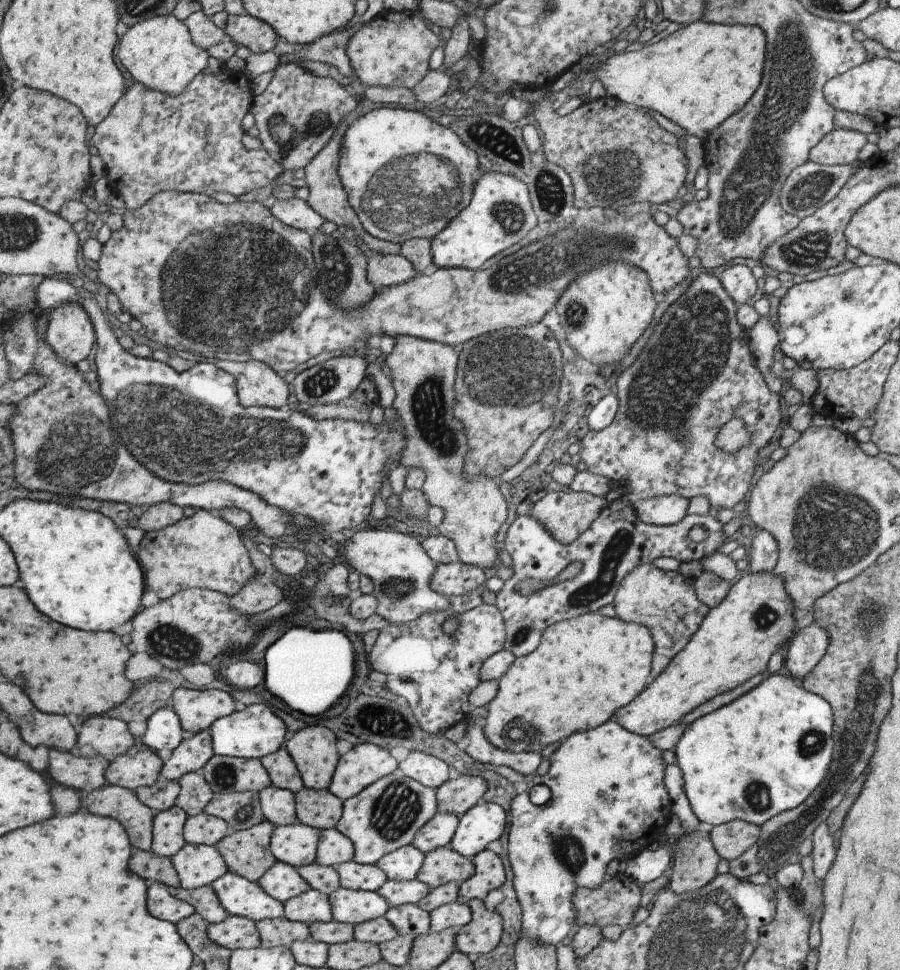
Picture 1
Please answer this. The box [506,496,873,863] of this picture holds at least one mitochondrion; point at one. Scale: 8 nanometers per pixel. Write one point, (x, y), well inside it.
(534, 615)

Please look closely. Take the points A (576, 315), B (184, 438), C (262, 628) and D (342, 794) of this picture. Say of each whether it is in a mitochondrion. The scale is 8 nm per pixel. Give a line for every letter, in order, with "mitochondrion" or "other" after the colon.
A: mitochondrion
B: mitochondrion
C: other
D: other

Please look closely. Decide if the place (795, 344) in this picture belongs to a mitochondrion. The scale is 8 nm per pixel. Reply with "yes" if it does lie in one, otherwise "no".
no

